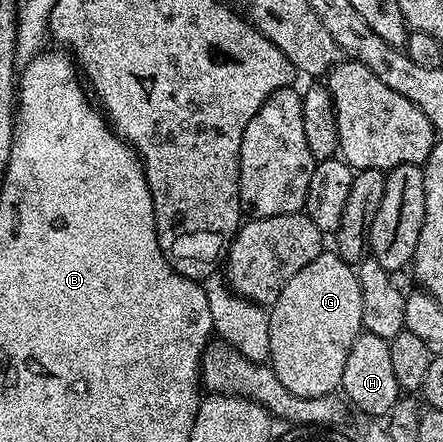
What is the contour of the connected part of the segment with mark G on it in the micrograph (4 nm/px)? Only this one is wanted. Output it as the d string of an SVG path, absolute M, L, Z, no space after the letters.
M325 250L315 258L315 262L307 262L287 286L279 293L279 298L268 309L269 313L269 358L274 374L291 390L291 394L302 398L315 398L336 393L341 386L343 368L347 366L347 356L351 354L351 346L355 346L355 338L363 329L363 290L357 277L356 267L348 264L337 255L336 251Z

